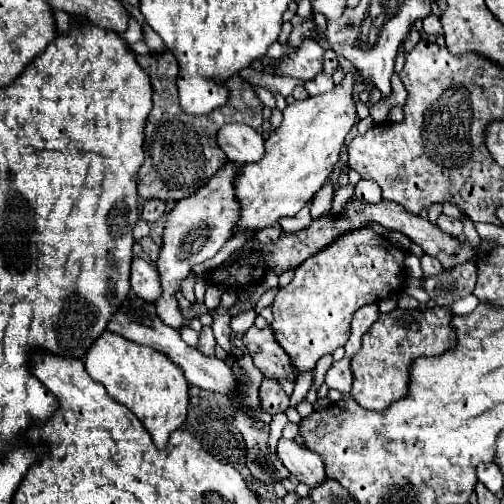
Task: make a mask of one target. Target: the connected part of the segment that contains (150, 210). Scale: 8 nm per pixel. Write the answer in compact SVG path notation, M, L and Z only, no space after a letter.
M148 200L148 202L144 202L144 206L142 206L142 218L144 218L146 222L156 222L156 220L164 214L164 210L166 210L166 204L164 204L164 202Z

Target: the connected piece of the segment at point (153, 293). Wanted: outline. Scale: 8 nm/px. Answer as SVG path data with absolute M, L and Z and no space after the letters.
M136 258L132 262L132 274L130 274L130 284L136 295L146 302L154 302L162 294L160 286L160 276L152 264L148 264L142 258Z

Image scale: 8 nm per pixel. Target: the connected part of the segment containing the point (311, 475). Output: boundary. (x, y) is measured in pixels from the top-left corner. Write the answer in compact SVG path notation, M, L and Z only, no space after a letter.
M284 438L278 440L276 454L278 454L278 460L290 470L290 474L298 478L298 482L308 484L310 488L324 482L326 472L324 472L324 460L320 458L320 454L298 446L294 440L284 440Z

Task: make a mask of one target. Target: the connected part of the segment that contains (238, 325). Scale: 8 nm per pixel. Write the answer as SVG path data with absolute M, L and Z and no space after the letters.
M254 310L244 312L244 314L238 314L236 318L232 318L232 330L234 330L234 334L236 334L236 336L246 334L246 330L248 330L248 328L254 324L254 320L256 320Z

